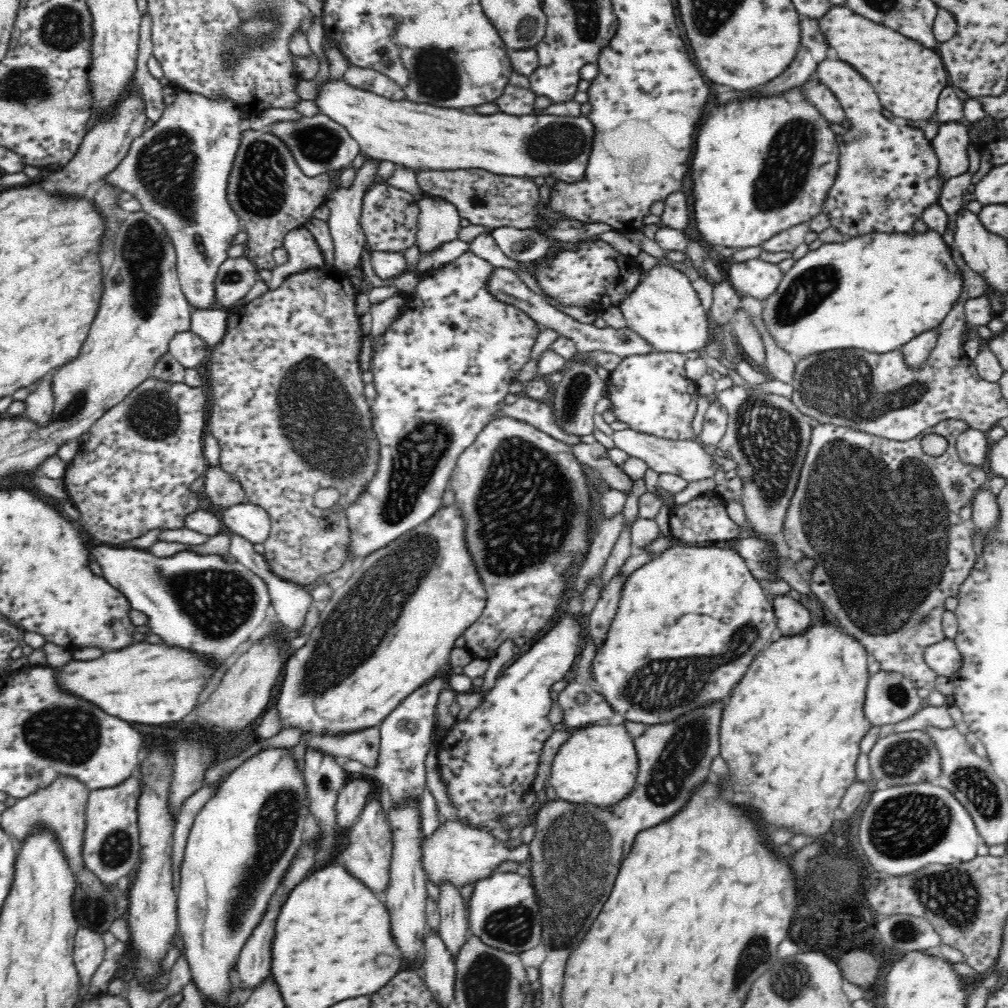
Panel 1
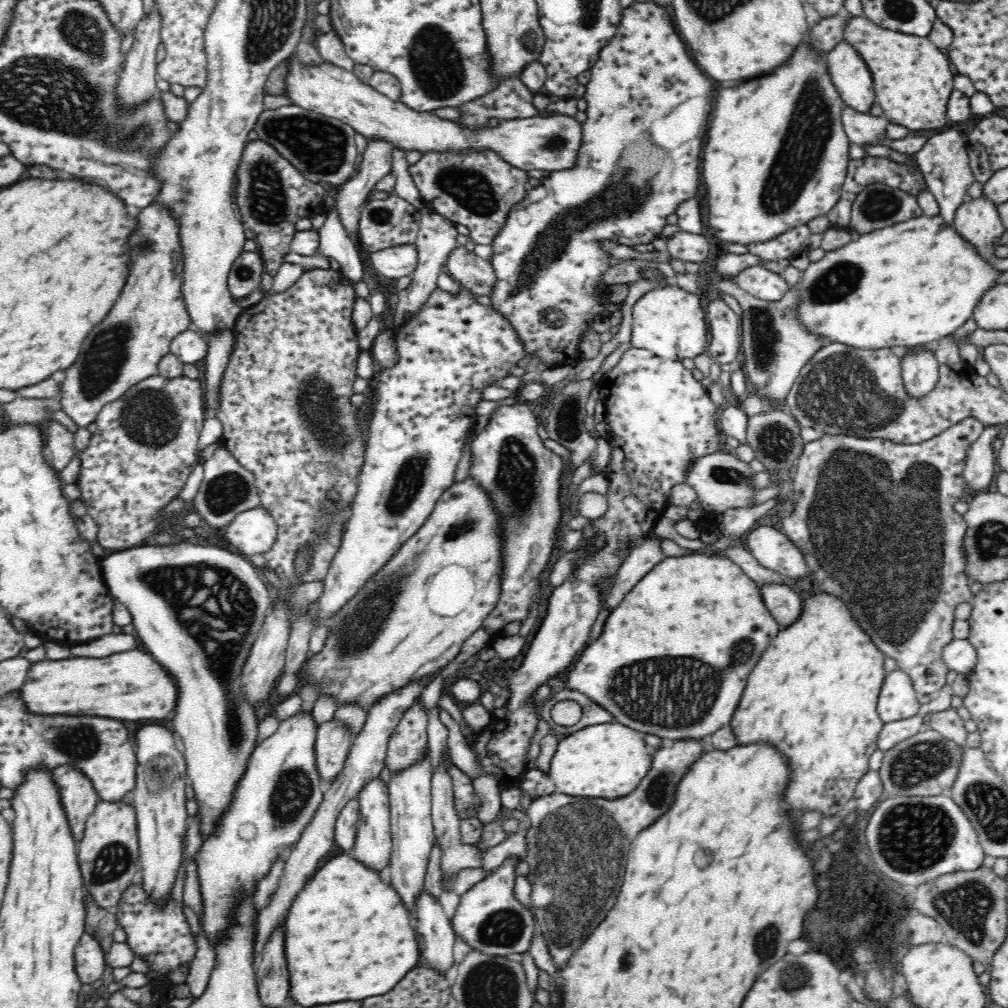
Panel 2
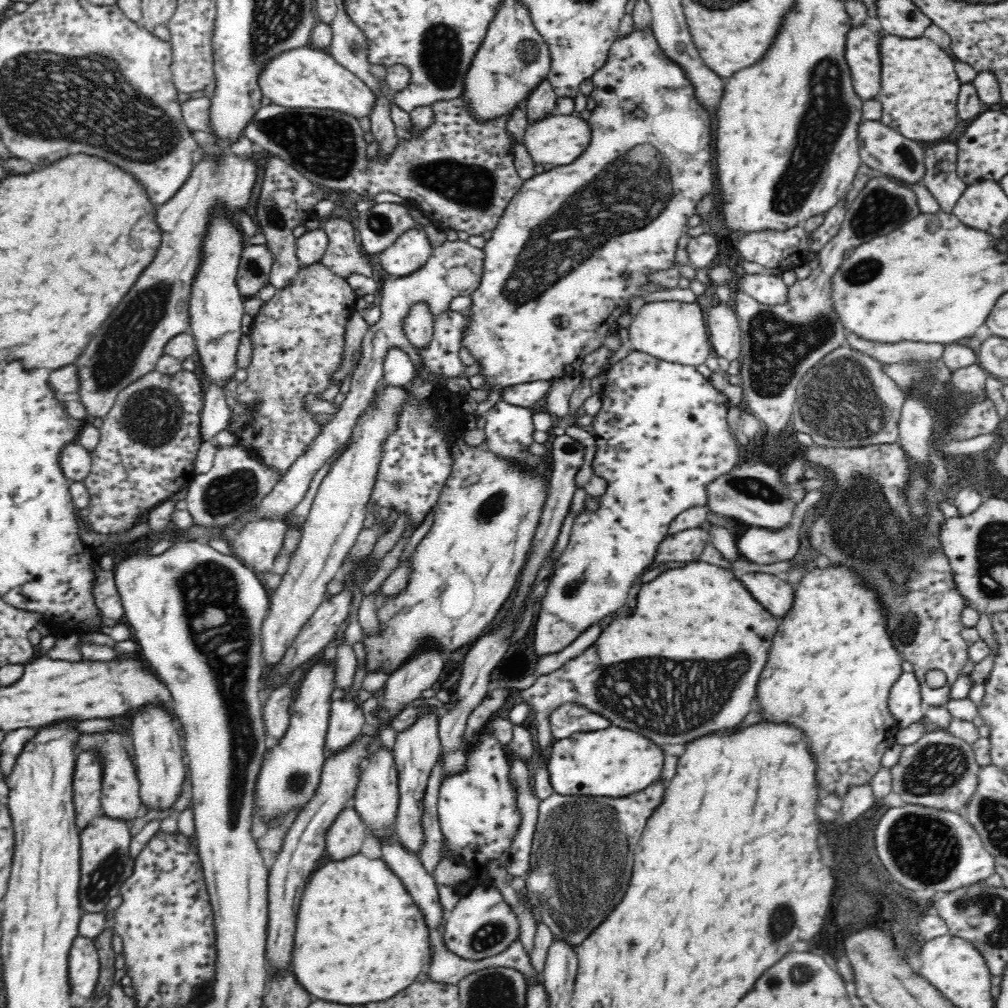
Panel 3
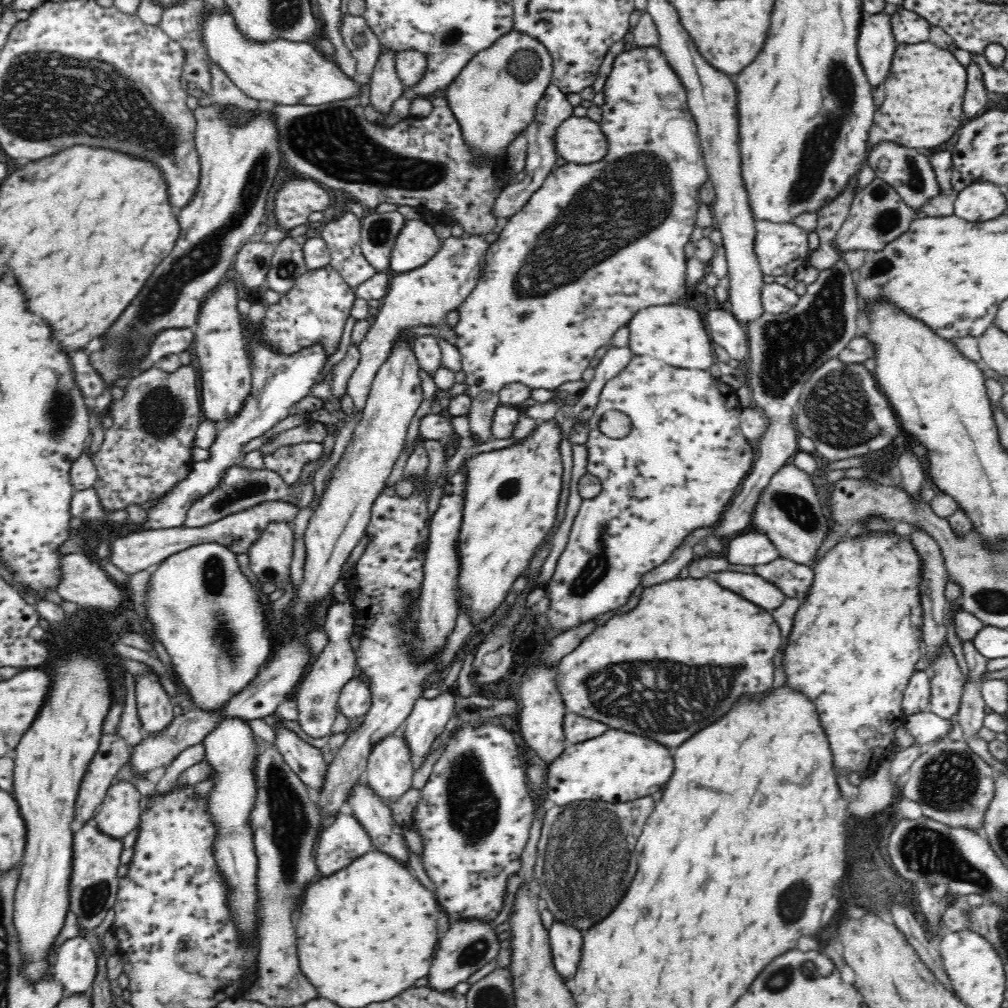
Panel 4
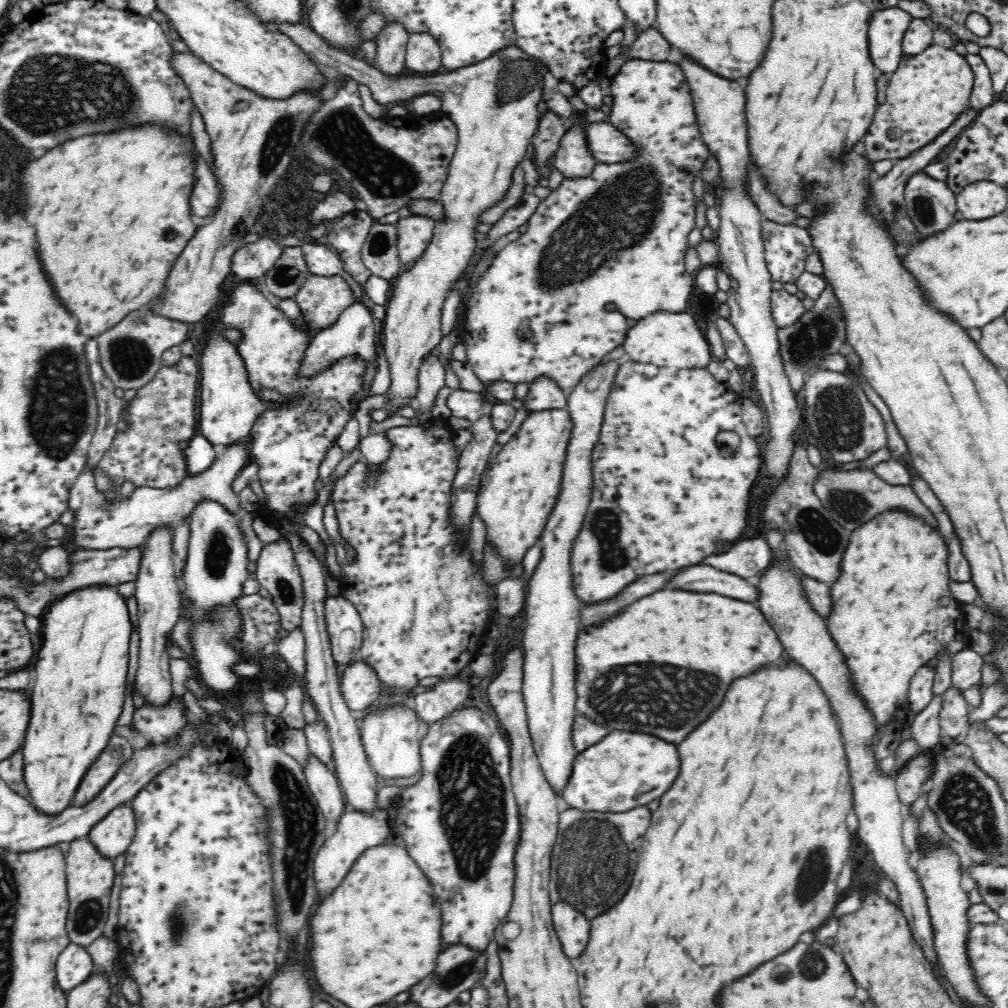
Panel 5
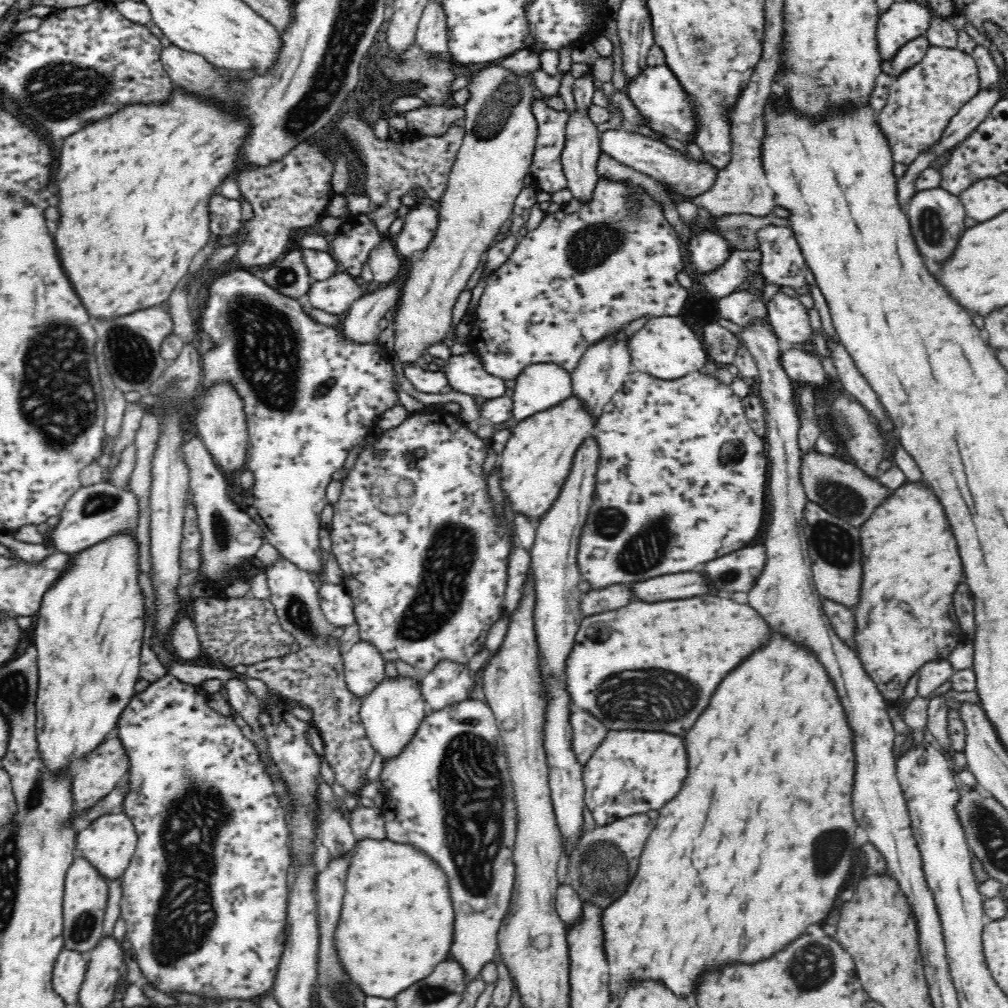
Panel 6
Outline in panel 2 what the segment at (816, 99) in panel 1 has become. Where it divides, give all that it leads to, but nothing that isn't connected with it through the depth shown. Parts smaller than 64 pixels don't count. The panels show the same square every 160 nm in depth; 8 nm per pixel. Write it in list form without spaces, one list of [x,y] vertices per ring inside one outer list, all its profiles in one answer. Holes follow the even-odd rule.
[[[846,107],[842,115],[843,125],[849,141],[865,149],[868,146],[883,145],[888,139],[886,117],[873,116],[869,112],[858,112]]]

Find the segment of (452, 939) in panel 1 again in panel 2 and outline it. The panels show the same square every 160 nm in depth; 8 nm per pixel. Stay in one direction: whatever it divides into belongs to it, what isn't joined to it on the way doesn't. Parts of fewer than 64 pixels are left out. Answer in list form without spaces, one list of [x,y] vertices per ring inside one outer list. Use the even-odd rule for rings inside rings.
[[[448,746],[441,758],[443,758],[442,763],[434,768],[431,778],[431,819],[434,825],[434,834],[437,836],[437,841],[440,843],[443,852],[441,854],[442,873],[446,877],[452,877],[464,868],[481,868],[483,857],[480,856],[476,845],[465,844],[460,841],[460,838],[462,838],[460,835],[460,817],[456,815],[456,809],[454,809],[454,787],[452,777],[449,774],[456,768],[451,760]]]

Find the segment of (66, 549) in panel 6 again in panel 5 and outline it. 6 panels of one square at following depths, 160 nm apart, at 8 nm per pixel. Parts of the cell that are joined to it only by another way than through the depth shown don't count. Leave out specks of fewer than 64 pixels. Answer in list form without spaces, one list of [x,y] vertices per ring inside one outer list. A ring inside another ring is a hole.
[[[248,439],[238,441],[226,447],[226,452],[220,460],[215,460],[207,471],[196,475],[195,477],[186,477],[177,487],[174,488],[150,488],[146,486],[138,486],[134,489],[134,492],[124,499],[117,498],[116,496],[109,500],[106,498],[105,491],[100,491],[96,488],[96,481],[94,481],[95,472],[87,469],[76,479],[75,486],[72,488],[69,494],[68,509],[74,512],[74,518],[72,518],[72,541],[76,545],[76,548],[90,549],[90,550],[108,550],[111,548],[133,549],[136,547],[142,547],[150,532],[159,528],[161,525],[172,525],[176,520],[189,516],[190,512],[194,510],[194,506],[202,500],[202,498],[208,498],[210,500],[217,500],[220,504],[224,504],[225,507],[238,514],[241,514],[240,506],[238,505],[239,498],[232,491],[232,482],[234,478],[248,464],[247,448]]]

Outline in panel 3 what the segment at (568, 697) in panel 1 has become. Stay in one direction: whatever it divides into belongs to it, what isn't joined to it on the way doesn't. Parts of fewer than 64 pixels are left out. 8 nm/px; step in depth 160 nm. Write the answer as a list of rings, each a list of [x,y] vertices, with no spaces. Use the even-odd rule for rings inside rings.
[[[565,704],[552,711],[549,716],[550,732],[554,740],[572,738],[576,733],[596,732],[610,728],[604,716],[590,712],[576,704]]]

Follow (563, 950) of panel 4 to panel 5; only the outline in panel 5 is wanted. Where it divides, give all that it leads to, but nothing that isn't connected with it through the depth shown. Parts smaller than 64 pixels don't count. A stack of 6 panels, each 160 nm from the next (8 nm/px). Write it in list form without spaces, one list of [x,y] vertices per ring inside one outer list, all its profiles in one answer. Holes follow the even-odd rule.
[[[562,900],[552,905],[551,915],[564,952],[572,960],[577,960],[588,944],[591,919]]]

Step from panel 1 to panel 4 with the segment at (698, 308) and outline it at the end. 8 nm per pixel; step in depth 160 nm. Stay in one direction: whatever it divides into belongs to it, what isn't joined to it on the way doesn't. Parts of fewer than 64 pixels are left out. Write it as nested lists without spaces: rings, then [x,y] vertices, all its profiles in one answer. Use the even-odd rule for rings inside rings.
[[[687,303],[643,308],[627,325],[633,356],[651,356],[676,368],[706,370],[714,364],[713,343],[700,314]]]

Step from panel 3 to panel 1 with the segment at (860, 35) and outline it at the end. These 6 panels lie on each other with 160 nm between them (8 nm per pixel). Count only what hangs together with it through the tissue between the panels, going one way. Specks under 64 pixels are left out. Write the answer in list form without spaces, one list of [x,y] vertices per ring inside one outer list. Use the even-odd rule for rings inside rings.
[[[826,58],[820,62],[815,77],[836,95],[848,122],[852,124],[843,136],[844,142],[839,142],[838,174],[823,206],[831,226],[853,237],[871,232],[910,232],[924,208],[936,202],[942,190],[942,179],[938,177],[938,159],[930,141],[924,137],[924,131],[884,117],[874,87],[851,64],[839,58]]]

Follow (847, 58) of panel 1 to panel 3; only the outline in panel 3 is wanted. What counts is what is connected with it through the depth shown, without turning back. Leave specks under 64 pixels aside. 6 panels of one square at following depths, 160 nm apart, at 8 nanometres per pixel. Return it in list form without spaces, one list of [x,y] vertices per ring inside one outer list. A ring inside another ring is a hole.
[[[884,34],[881,40],[882,84],[875,96],[882,103],[880,123],[917,143],[942,141],[958,124],[957,98],[962,83],[954,71],[954,56],[924,36],[905,39]]]

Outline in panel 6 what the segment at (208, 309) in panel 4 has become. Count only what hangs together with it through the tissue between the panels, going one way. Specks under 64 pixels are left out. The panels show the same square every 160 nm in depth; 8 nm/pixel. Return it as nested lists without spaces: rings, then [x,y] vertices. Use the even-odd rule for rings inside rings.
[[[214,386],[205,394],[204,406],[196,416],[199,439],[224,475],[232,476],[246,470],[249,438],[240,395],[232,386]]]

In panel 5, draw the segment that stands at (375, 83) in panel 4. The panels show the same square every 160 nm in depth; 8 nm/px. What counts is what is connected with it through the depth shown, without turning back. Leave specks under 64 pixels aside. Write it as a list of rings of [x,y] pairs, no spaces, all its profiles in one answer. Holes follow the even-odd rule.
[[[399,20],[387,21],[378,35],[375,65],[388,76],[398,76],[404,70],[409,32]]]

